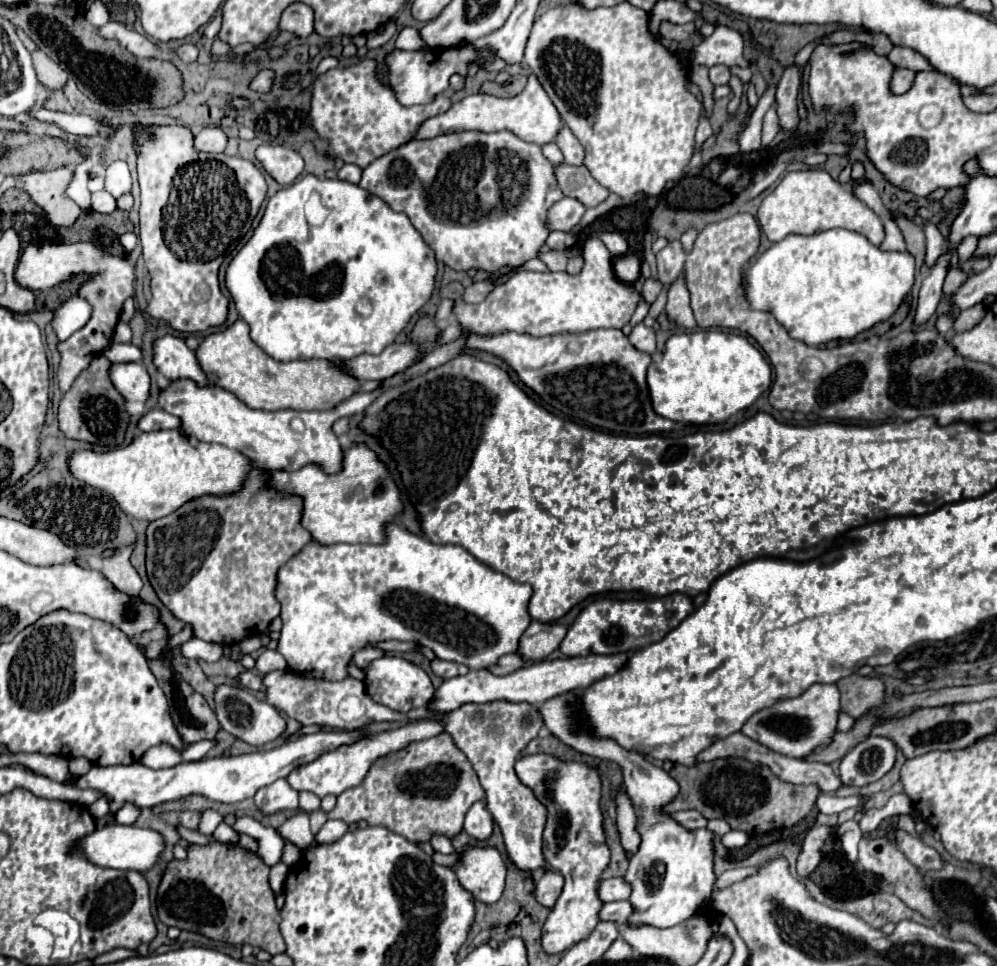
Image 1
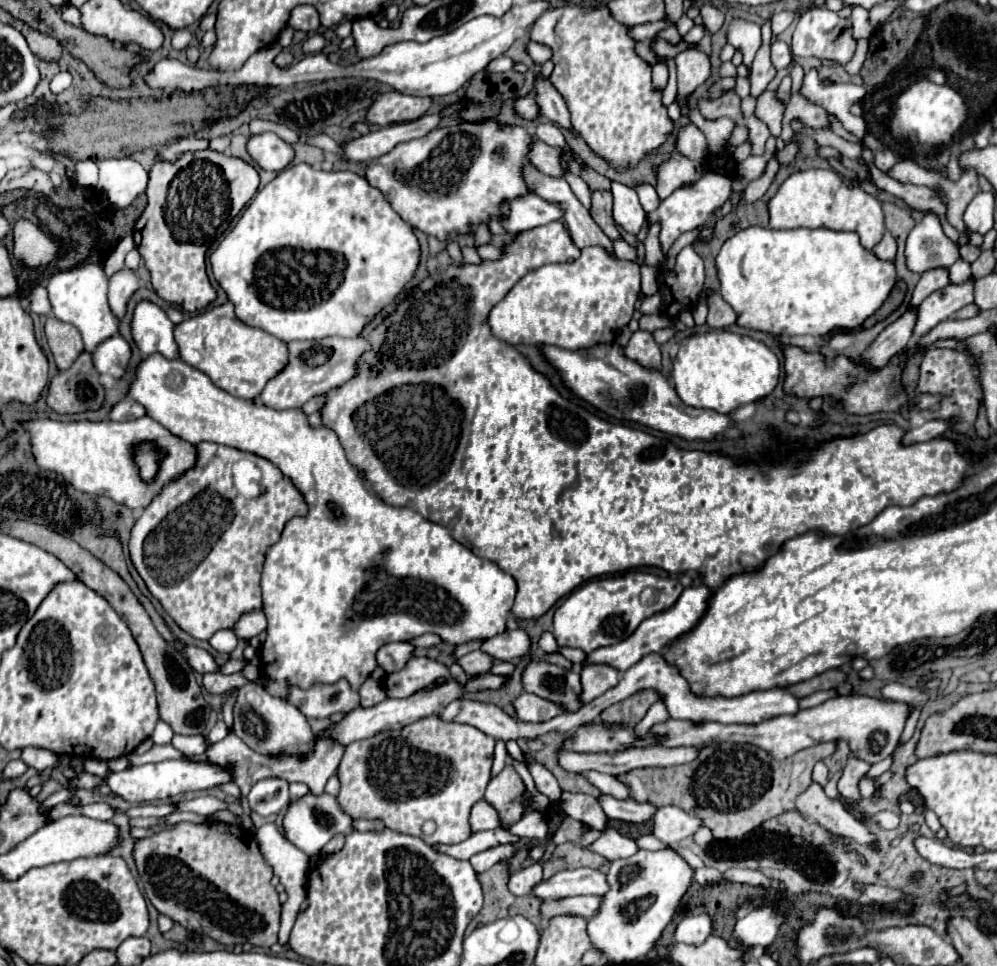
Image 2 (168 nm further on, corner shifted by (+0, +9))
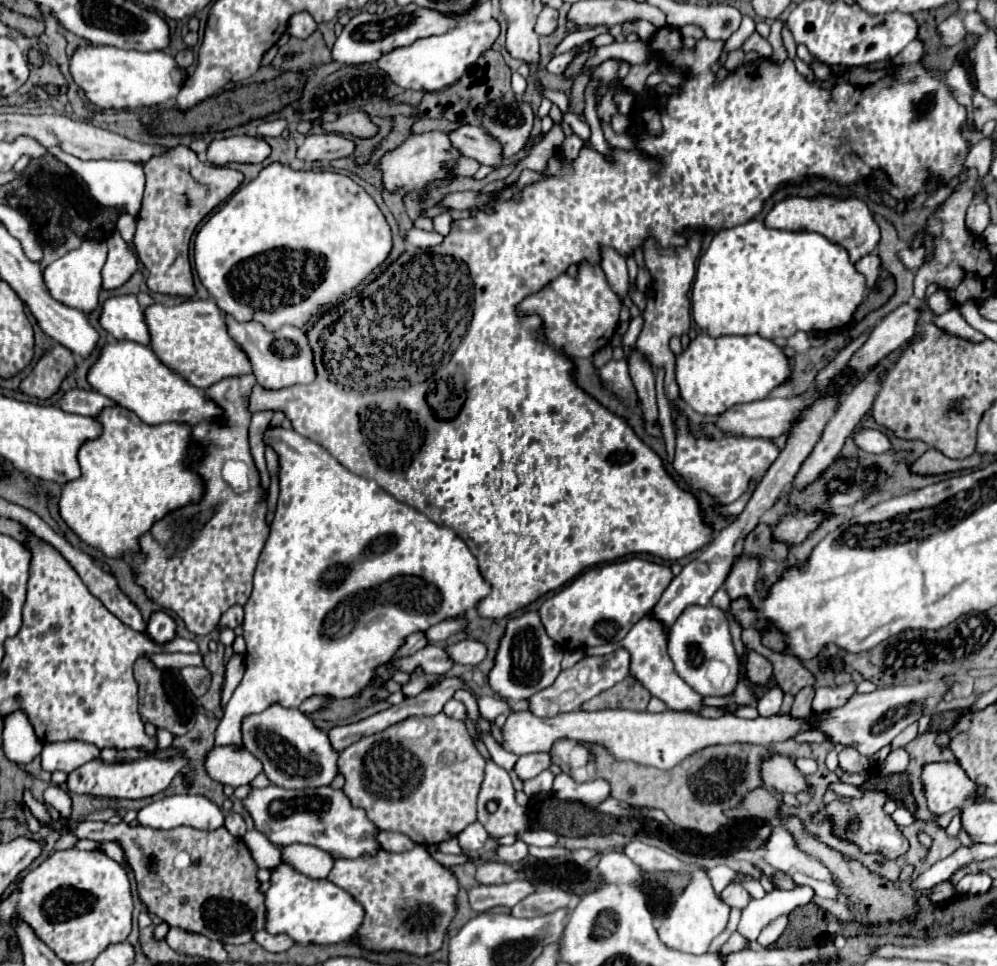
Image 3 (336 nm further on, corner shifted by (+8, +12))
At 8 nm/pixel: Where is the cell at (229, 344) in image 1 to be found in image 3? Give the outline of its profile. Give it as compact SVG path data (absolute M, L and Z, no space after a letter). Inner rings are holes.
M184 300L176 306L152 304L144 308L144 322L150 334L150 350L156 358L196 388L204 390L216 380L242 376L252 370L244 352L232 344L226 332L224 314L216 308L214 300Z

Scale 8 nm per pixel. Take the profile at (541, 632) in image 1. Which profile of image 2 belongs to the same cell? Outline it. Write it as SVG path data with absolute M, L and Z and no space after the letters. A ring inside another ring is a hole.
M514 629L488 639L488 643L482 643L482 651L492 655L496 661L512 661L524 657L530 645L532 641L528 633L524 629Z

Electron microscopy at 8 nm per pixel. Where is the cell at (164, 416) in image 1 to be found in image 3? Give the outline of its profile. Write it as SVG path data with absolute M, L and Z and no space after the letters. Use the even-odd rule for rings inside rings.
M68 390L64 392L56 402L64 412L80 414L80 416L96 416L106 406L114 406L112 400L106 396L100 396L92 390Z

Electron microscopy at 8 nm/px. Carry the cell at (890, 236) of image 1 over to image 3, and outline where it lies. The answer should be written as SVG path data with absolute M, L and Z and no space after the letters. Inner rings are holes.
M868 254L868 256L864 256L862 260L856 262L856 270L858 270L860 274L864 274L864 278L866 278L866 288L870 290L870 288L874 286L876 278L878 278L880 258L878 258L876 254Z

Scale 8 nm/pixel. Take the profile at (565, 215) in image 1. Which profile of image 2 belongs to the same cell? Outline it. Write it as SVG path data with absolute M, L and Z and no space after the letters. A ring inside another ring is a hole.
M526 195L524 199L516 199L512 203L512 215L502 223L510 233L522 233L540 225L548 225L552 221L560 221L564 211L538 195Z

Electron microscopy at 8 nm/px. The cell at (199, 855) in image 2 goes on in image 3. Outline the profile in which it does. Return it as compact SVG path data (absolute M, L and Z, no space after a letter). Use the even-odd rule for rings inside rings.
M84 820L74 828L64 828L64 832L74 832L78 838L96 842L120 842L134 870L142 904L170 926L194 930L224 944L250 942L252 934L264 928L264 894L258 890L256 880L258 866L244 840L232 836L226 828L198 830L180 826L172 830L154 830L140 826L132 828L124 822L110 826L108 822ZM180 852L188 852L190 856L190 864L182 870L174 864Z

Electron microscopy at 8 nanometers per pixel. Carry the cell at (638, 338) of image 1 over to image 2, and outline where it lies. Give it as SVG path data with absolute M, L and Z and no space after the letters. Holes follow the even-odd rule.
M634 331L628 345L624 347L624 353L646 367L660 369L660 347L650 331Z

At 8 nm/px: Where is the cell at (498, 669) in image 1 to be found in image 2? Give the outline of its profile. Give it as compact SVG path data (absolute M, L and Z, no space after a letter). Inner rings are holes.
M476 649L476 651L470 651L468 655L460 657L458 663L466 671L466 675L474 675L474 673L486 673L486 671L490 671L492 665L494 665L494 659L488 653L484 653L482 649Z

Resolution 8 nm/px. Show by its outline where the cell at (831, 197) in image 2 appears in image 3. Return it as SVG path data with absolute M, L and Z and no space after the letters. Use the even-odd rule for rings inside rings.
M822 196L822 198L786 198L786 200L778 202L768 212L764 224L768 228L778 228L778 230L818 232L818 234L826 236L830 242L846 248L852 264L856 264L860 258L868 256L868 254L872 254L878 240L880 240L880 230L874 222L866 202L860 200L860 198L848 198L848 200L830 198L830 196Z

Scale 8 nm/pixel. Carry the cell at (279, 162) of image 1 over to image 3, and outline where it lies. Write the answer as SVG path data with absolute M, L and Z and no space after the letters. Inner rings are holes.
M230 136L222 140L212 140L206 150L208 162L214 166L224 166L230 162L258 164L270 156L270 146L262 138L252 136Z

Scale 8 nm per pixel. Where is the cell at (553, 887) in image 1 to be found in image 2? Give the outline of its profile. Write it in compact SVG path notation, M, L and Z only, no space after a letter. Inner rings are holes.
M532 863L520 871L516 871L512 877L510 877L510 883L508 883L508 889L514 893L514 895L530 895L532 889L536 885L542 883L542 865L540 863Z

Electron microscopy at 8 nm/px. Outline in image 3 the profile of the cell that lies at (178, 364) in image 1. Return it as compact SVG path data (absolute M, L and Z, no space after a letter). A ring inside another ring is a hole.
M134 294L112 296L104 300L100 312L100 326L116 340L130 340L138 344L150 342L144 314Z

